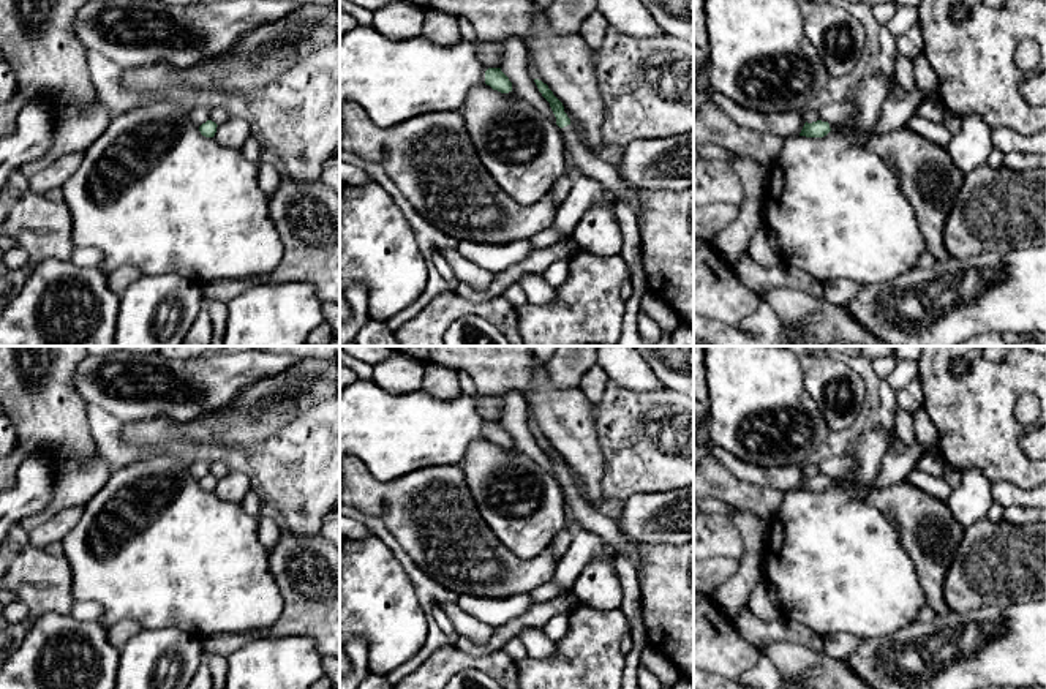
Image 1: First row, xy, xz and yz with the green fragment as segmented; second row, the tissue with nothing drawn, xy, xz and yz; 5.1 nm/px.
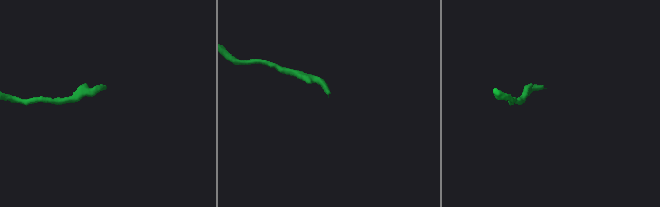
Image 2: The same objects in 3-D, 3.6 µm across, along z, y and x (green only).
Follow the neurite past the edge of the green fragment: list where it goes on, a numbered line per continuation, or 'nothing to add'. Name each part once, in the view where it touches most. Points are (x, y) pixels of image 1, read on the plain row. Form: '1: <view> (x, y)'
1: xz (579, 512)

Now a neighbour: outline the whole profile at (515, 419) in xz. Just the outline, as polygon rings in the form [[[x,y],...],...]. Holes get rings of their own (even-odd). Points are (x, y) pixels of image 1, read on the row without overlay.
[[[507,392],[501,398],[504,409],[499,422],[512,436],[512,446],[556,477],[550,457],[542,450],[532,428],[529,427],[529,405],[525,395],[520,392]]]

